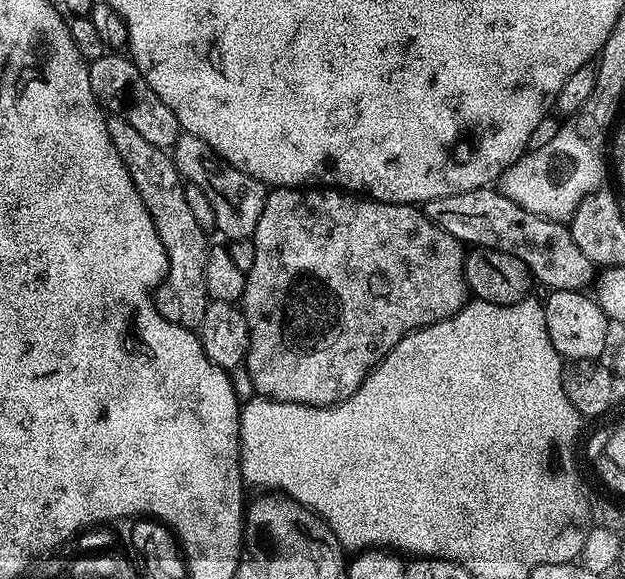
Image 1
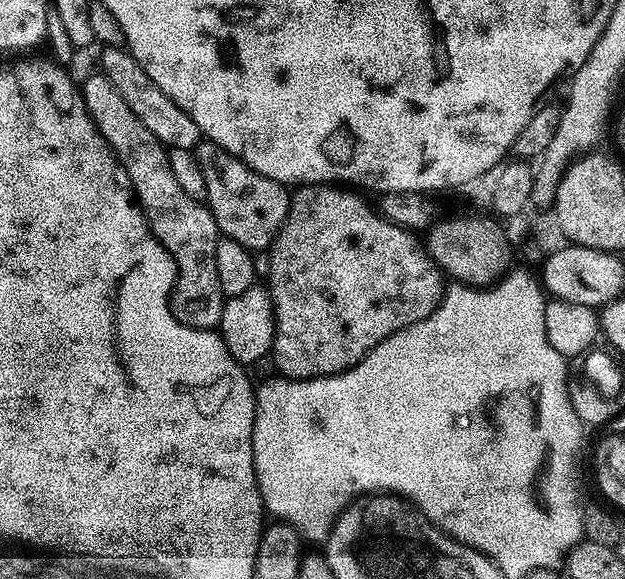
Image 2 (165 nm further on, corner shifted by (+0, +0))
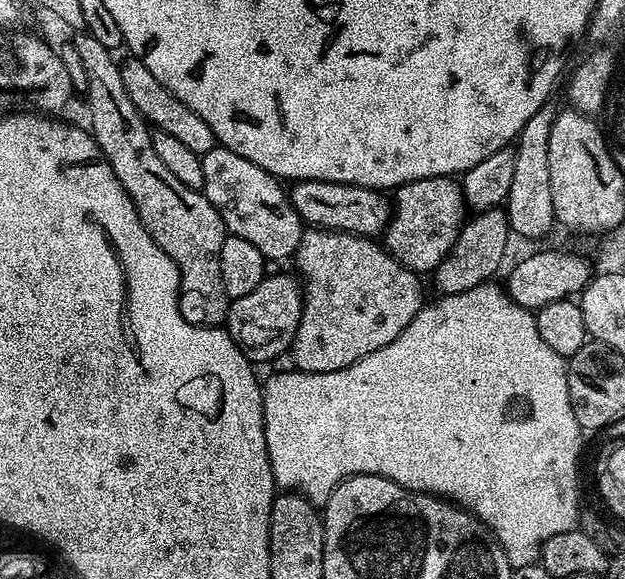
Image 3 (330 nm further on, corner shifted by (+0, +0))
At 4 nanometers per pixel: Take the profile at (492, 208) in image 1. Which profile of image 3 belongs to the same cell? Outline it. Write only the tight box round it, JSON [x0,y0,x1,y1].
[290,180,392,238]

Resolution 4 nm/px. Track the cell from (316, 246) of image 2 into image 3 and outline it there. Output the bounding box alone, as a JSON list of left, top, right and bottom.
[290,227,426,372]

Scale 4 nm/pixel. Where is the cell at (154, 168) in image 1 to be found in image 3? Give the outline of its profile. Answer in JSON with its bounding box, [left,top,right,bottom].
[71,30,229,328]

